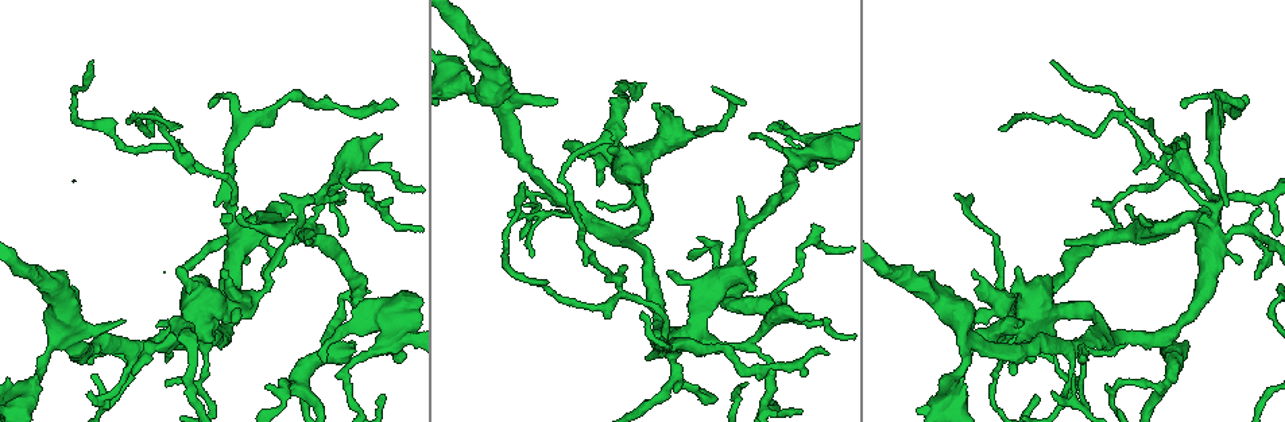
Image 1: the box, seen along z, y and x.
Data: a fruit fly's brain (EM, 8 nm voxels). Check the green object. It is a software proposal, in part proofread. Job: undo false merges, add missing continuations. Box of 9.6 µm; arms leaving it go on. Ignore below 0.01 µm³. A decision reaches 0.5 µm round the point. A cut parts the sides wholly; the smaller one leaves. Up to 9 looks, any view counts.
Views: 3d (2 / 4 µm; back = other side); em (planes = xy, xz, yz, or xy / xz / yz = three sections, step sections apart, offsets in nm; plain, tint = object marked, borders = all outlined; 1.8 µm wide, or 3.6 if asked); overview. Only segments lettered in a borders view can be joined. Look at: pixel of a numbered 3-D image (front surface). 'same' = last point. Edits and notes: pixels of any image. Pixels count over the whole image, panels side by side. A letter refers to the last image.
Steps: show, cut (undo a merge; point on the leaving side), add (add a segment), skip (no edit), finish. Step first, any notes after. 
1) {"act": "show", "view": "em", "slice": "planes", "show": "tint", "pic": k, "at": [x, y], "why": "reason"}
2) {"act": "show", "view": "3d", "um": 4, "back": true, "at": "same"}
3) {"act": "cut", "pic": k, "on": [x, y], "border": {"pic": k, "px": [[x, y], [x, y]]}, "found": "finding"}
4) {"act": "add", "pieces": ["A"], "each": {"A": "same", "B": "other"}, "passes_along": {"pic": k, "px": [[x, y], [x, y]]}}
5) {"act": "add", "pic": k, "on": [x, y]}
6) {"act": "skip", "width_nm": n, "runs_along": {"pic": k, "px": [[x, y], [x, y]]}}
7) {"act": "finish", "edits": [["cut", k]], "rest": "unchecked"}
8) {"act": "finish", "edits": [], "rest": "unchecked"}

{"act": "show", "view": "em", "um": 3.6, "slice": "yz", "step": 8, "show": "plain", "pic": 1, "at": [611, 149], "why": "an open end"}

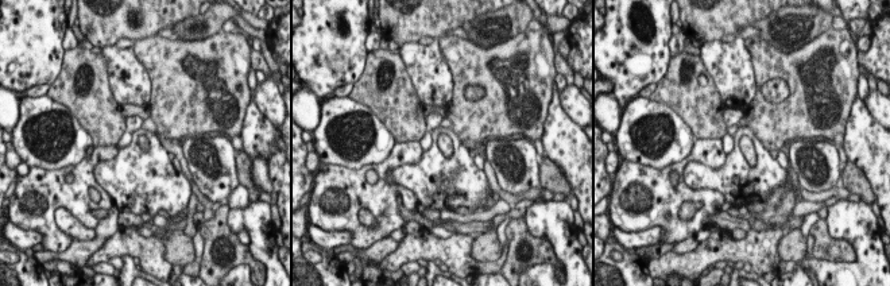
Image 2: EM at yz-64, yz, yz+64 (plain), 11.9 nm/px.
{"act": "show", "view": "em", "um": 3.6, "slice": "yz", "step": 8, "show": "tint", "at": "same", "why": "with the object marked"}

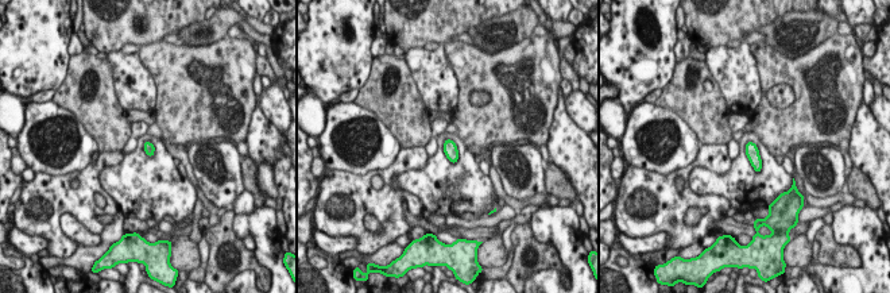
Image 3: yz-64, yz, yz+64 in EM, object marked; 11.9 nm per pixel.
{"act": "show", "view": "em", "um": 3.6, "slice": "yz", "step": 8, "show": "borders", "at": "same"}

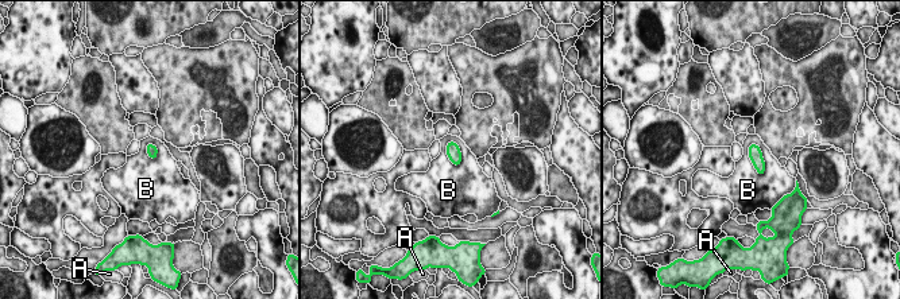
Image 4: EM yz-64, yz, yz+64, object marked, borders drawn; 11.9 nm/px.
{"act": "skip", "each": {"A": "other", "B": "other"}, "border": {"pic": 4, "px": [[753, 142], [764, 162], [761, 175]]}, "found": "no lettered segment goes on from it"}

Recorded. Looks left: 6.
{"act": "show", "view": "3d", "um": 4, "pic": 1, "at": [282, 194], "why": "thin end"}

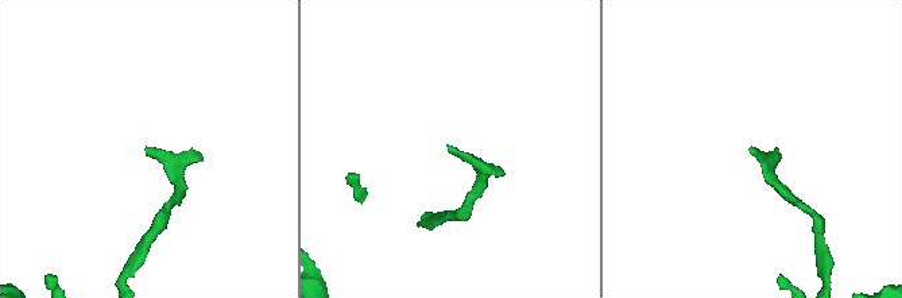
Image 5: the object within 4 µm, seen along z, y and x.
{"act": "show", "view": "em", "slice": "xy", "step": 16, "show": "tint", "pic": 5, "at": [752, 148], "why": "need the tissue"}

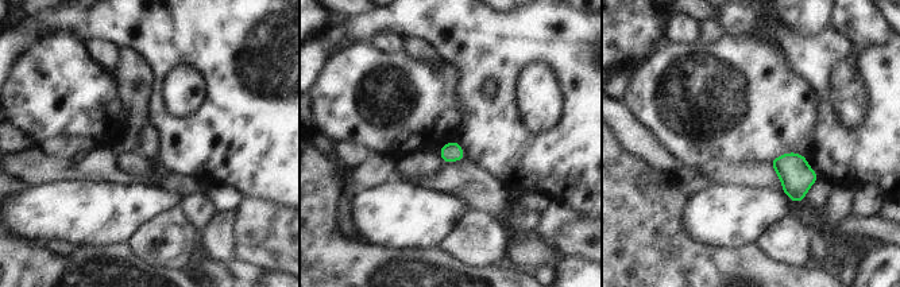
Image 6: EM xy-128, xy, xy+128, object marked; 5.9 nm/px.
{"act": "show", "view": "em", "slice": "planes", "show": "borders", "at": "same"}

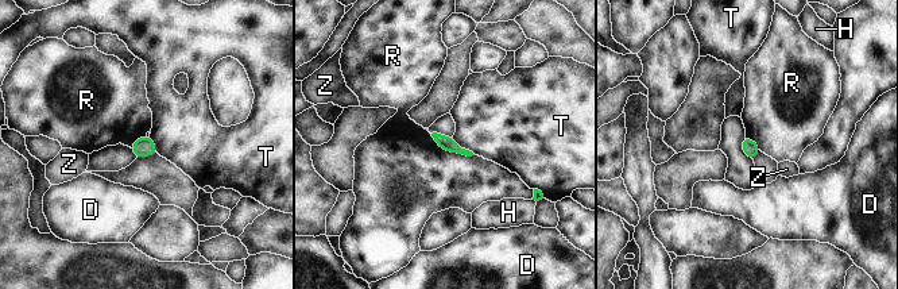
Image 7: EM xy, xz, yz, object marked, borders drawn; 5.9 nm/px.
{"act": "skip", "each": {"D": "other", "H": "other", "R": "other", "T": "other", "Z": "other"}, "border": {"pic": 7, "px": [[430, 134], [441, 147], [473, 155]]}, "found": "none of them fits"}

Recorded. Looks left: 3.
{"act": "show", "view": "em", "slice": "planes", "show": "tint", "pic": 1, "at": [71, 341], "why": "calibre changes"}

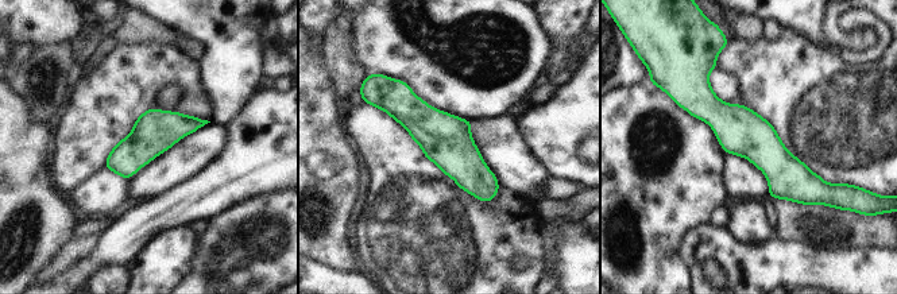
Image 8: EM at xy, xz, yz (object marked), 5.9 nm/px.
{"act": "show", "view": "em", "slice": "planes", "show": "borders", "at": "same"}

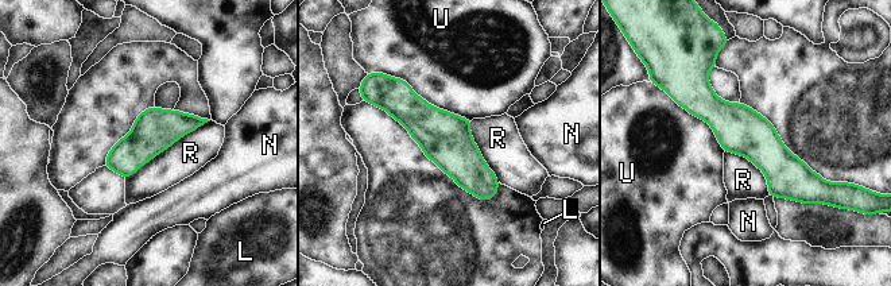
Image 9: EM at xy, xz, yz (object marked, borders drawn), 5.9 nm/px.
{"act": "skip", "each": {"L": "other", "N": "other", "R": "other", "U": "other"}, "runs_along": {"pic": 9, "px": [[682, 101], [820, 185]]}, "found": "all the same neuron"}

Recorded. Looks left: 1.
{"act": "show", "view": "em", "um": 3.6, "slice": "planes", "show": "borders", "pic": 1, "at": [1258, 211], "why": "three arms meet"}

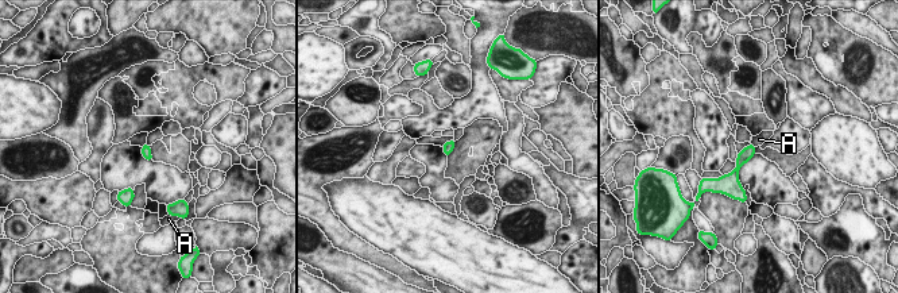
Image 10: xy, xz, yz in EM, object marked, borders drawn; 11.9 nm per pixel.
{"act": "skip", "width_nm": 130, "each": {"A": "other"}, "border": {"pic": 10, "px": [[750, 143], [755, 146]]}, "found": "none of them fits"}

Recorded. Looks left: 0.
{"act": "finish", "edits": [], "rest": "unchecked"}

